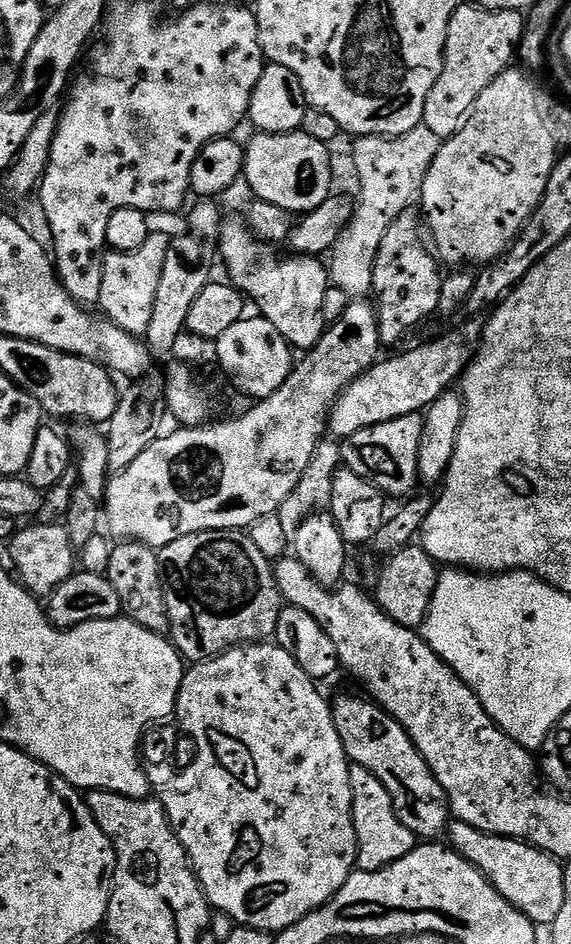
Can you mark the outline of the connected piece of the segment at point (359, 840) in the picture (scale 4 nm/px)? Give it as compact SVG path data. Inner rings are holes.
M361 765L350 767L352 817L356 835L356 868L362 872L377 872L406 858L418 847L418 837L399 821L398 814L385 786Z

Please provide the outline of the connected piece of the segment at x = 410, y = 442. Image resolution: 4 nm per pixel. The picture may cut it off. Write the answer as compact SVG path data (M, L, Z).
M415 412L402 418L394 418L390 422L358 430L341 443L344 445L340 448L339 463L354 474L358 474L358 478L366 478L366 482L374 485L385 497L407 497L413 491L411 488L418 484L418 442L423 425L423 415Z

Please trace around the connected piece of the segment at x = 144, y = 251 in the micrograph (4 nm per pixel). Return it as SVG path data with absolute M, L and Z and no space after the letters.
M149 231L146 242L133 252L109 251L102 260L102 288L99 311L122 330L133 334L147 333L150 324L150 314L154 314L154 294L158 294L158 282L162 278L162 265L166 263L169 233Z

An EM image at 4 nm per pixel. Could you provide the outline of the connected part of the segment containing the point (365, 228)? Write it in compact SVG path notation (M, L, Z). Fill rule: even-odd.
M423 126L401 136L362 136L351 141L352 164L360 183L360 197L354 200L352 216L330 253L326 267L331 287L340 288L350 298L364 298L372 292L374 258L380 240L393 220L417 199L430 162L438 154L442 137Z

